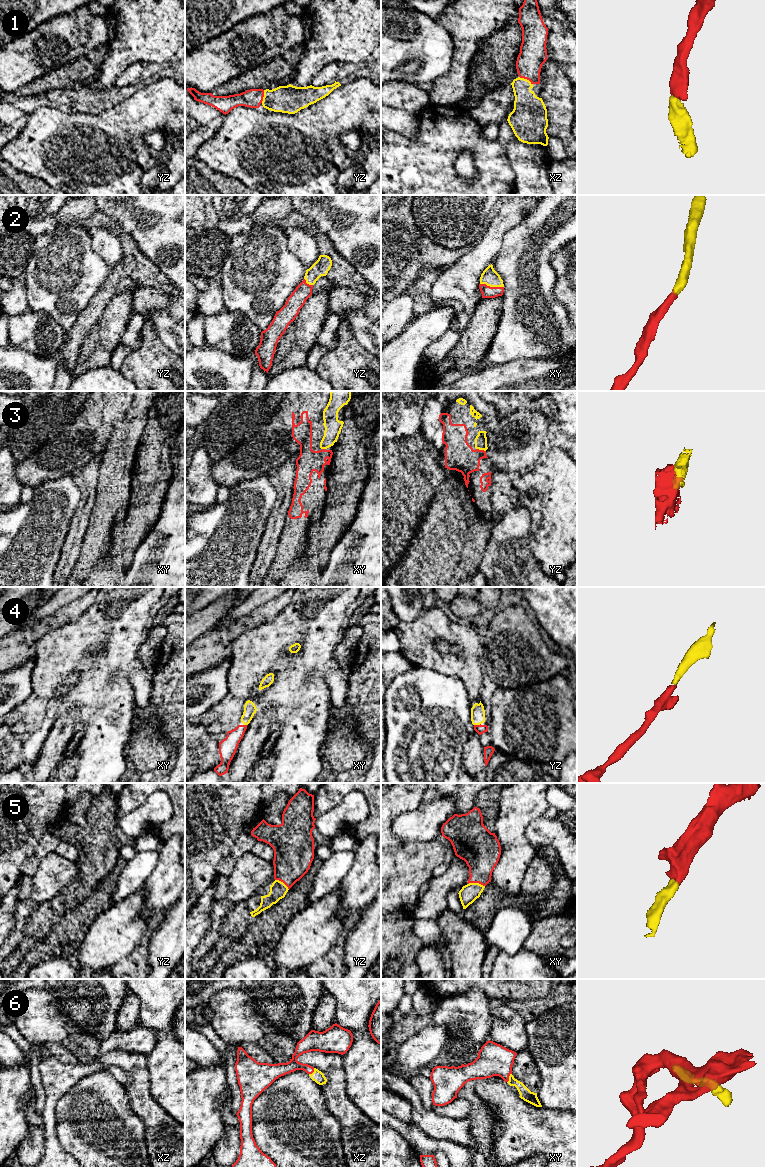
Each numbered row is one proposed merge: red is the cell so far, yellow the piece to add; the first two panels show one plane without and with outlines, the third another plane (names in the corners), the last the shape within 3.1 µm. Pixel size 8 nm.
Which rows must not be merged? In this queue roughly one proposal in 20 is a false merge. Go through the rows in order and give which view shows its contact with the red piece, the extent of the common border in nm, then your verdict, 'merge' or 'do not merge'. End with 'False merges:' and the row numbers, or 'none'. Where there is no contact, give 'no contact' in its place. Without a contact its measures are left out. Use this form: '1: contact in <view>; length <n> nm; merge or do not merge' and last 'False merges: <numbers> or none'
1: contact in xz; length 130 nm; merge
2: contact in xy; length 190 nm; merge
3: contact in yz; length 80 nm; merge
4: contact in yz; length 60 nm; merge
5: contact in xy; length 140 nm; merge
6: contact in xy; length 90 nm; merge
False merges: none

